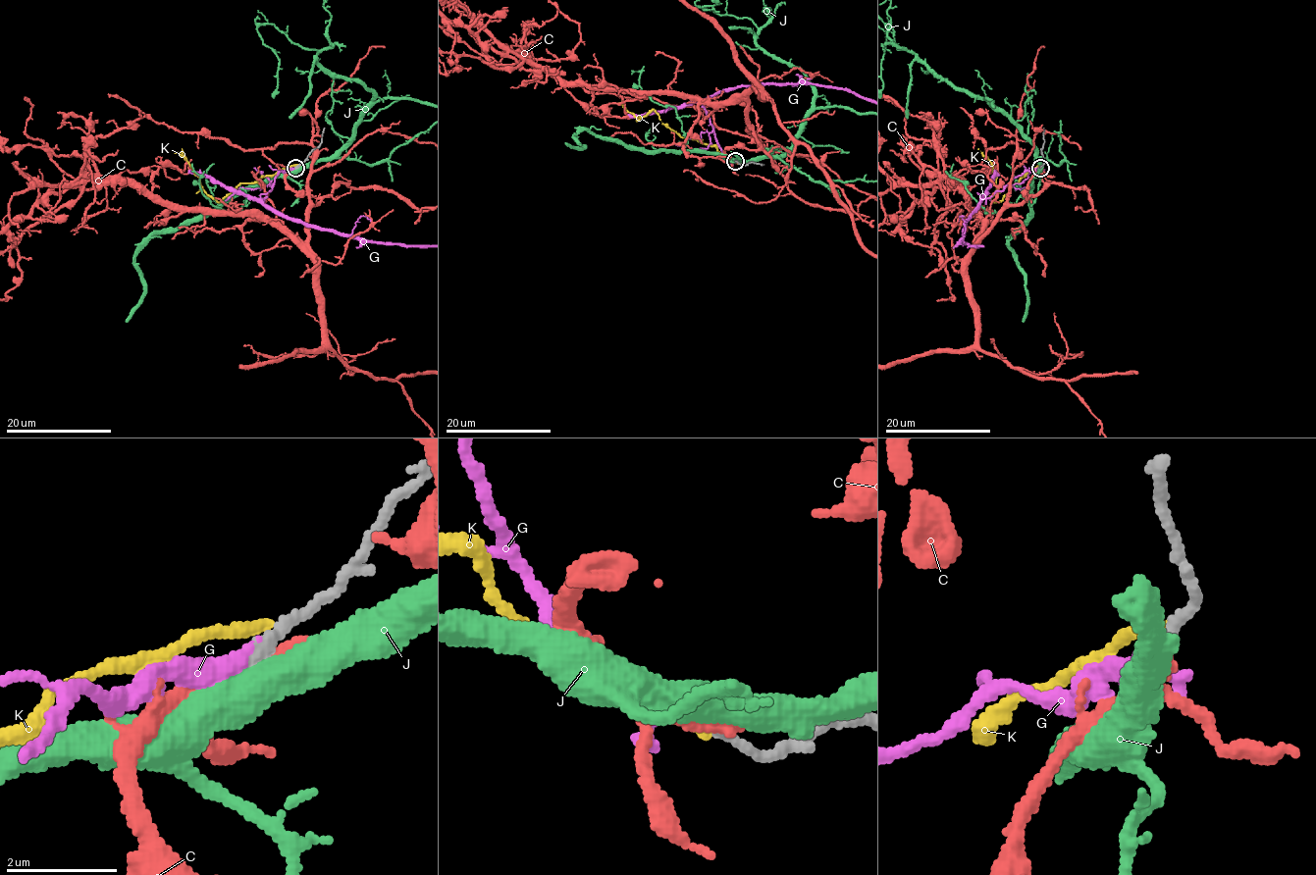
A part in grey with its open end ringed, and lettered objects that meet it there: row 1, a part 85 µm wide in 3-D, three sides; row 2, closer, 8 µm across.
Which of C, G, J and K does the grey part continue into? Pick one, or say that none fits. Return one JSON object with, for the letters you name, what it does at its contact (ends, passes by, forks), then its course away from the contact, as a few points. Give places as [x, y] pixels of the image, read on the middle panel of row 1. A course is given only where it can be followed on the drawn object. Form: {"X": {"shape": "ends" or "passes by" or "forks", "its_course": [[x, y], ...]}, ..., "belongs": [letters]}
{"G": {"shape": "passes by"}, "belongs": ["G"]}

